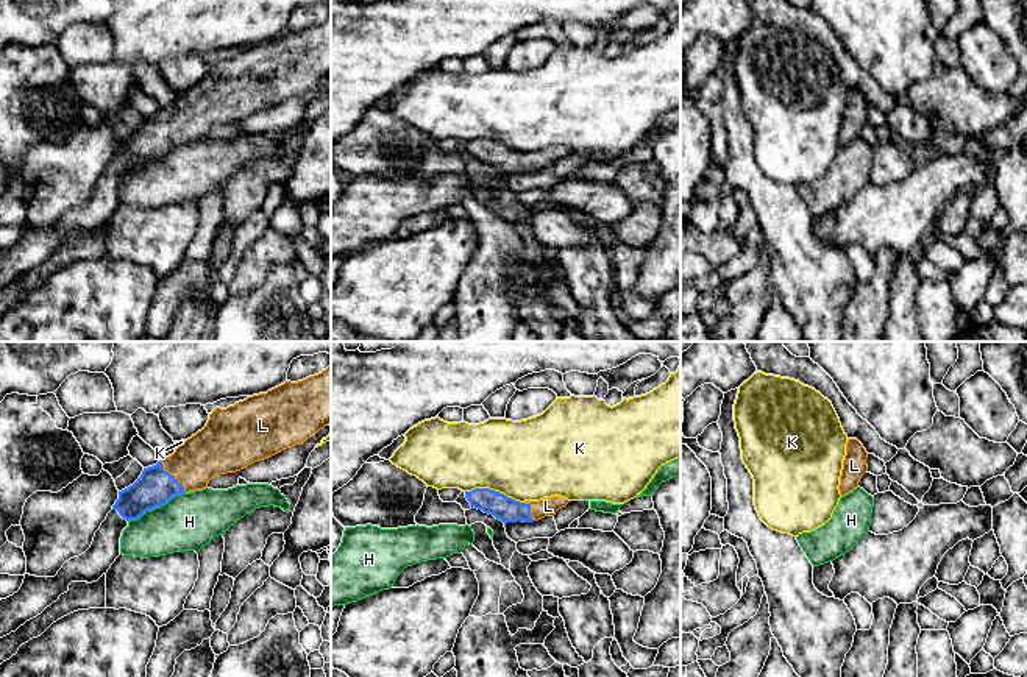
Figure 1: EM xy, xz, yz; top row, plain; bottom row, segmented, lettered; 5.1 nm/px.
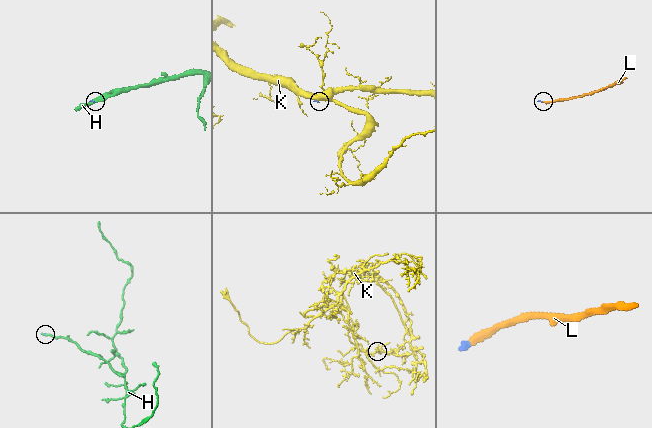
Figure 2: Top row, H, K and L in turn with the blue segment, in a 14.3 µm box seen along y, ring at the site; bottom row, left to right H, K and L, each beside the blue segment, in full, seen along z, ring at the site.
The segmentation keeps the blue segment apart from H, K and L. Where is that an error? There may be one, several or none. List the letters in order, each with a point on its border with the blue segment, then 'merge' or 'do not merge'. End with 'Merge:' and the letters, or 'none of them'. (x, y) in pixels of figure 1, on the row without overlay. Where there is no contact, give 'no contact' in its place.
H: meets blue in xy at (156, 156); do not merge
K: meets blue in xz at (493, 141); do not merge
L: meets blue in xy at (172, 127); merge
Merge: L

